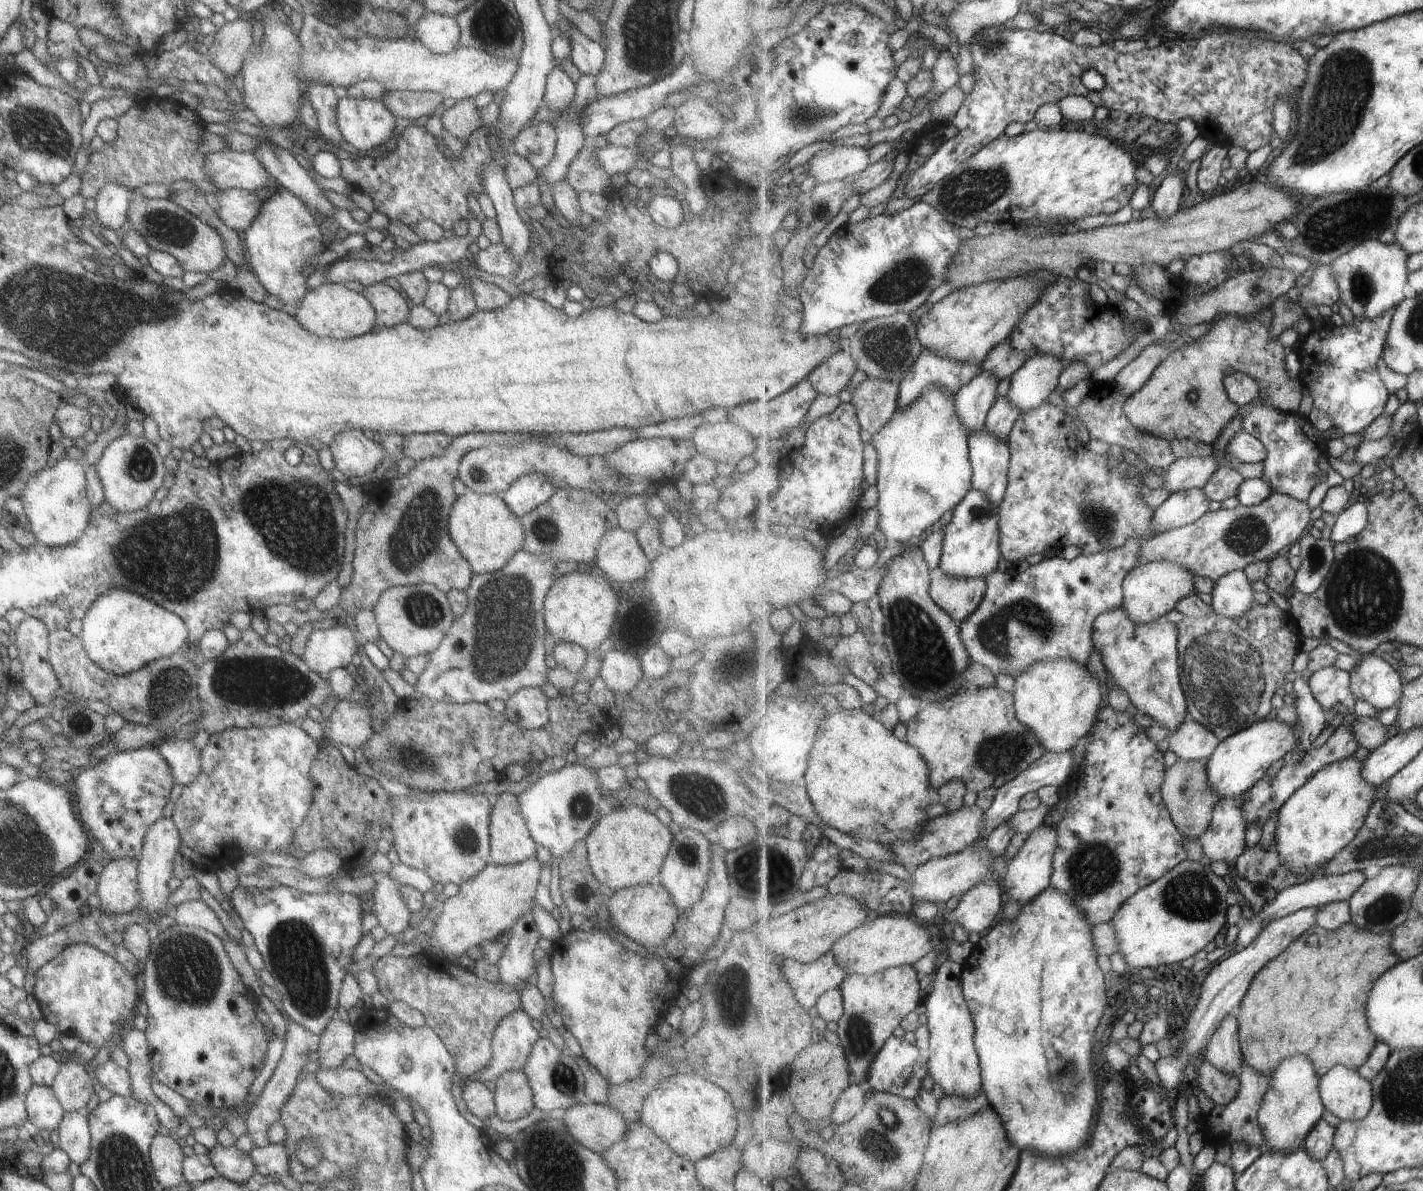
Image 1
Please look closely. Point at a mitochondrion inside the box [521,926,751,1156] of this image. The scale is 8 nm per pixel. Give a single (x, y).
(731, 995)

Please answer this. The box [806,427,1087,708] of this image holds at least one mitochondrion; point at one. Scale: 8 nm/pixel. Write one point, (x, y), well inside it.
(923, 653)

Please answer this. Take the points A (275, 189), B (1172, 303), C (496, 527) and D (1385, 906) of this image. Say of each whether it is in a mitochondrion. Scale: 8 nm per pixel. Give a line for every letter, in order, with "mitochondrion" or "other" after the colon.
A: other
B: other
C: other
D: mitochondrion

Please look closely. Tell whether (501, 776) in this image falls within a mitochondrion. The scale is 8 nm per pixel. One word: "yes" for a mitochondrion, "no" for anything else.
no

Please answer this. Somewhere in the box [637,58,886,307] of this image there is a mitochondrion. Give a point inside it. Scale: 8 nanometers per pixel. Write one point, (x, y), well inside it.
(799, 116)

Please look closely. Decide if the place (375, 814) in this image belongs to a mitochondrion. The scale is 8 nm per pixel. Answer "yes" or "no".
no

